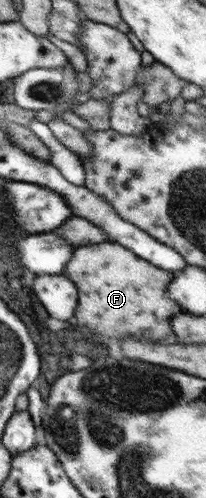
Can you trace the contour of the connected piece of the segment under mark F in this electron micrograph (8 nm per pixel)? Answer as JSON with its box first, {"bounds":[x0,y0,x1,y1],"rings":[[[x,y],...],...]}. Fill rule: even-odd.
{"bounds":[61,240,182,340],"rings":[[[107,240],[99,244],[74,247],[70,262],[61,275],[74,281],[75,288],[79,288],[79,312],[75,318],[77,326],[85,326],[89,332],[105,338],[133,334],[163,340],[173,334],[169,318],[181,313],[182,308],[165,292],[167,284],[171,282],[171,272],[163,272],[137,258],[135,254],[131,258],[130,249],[123,245]]]}

